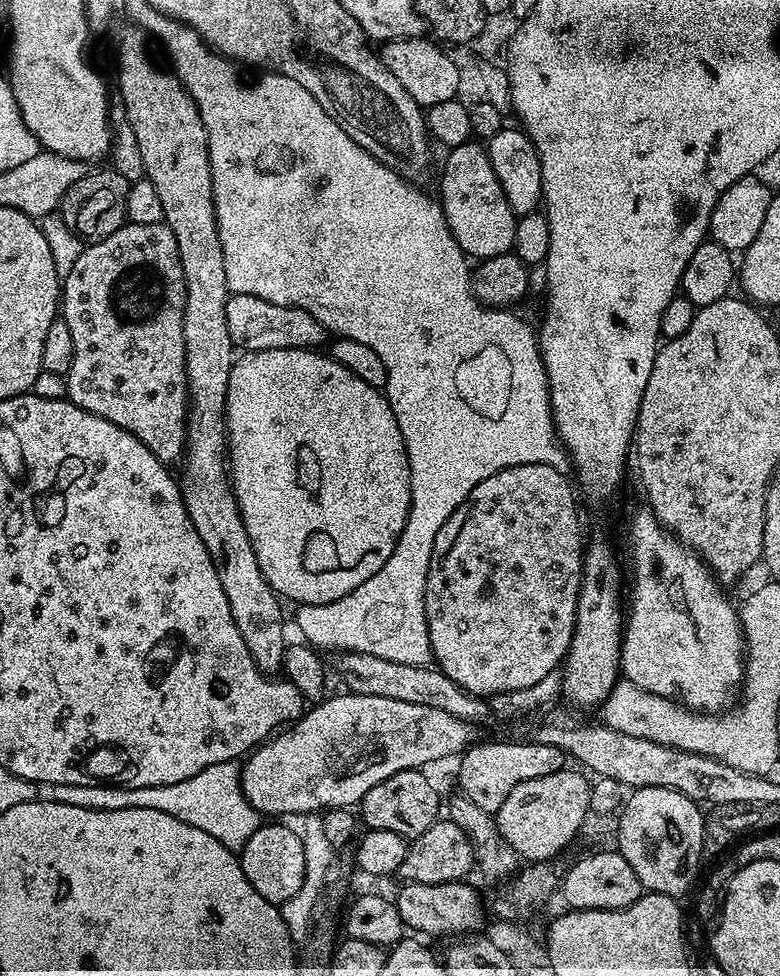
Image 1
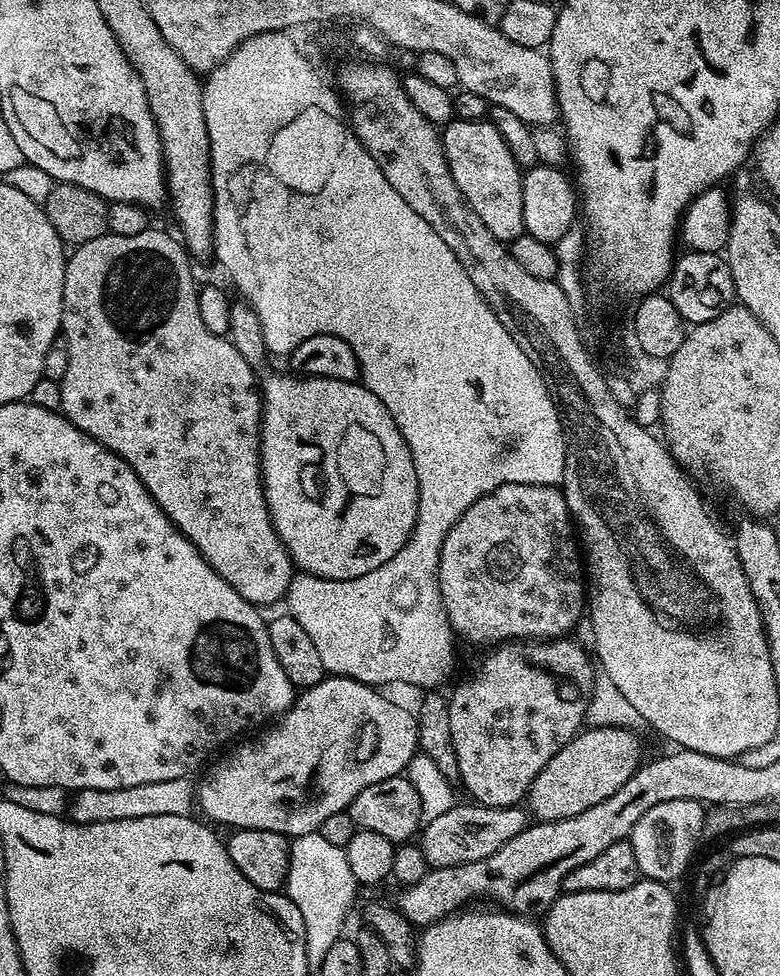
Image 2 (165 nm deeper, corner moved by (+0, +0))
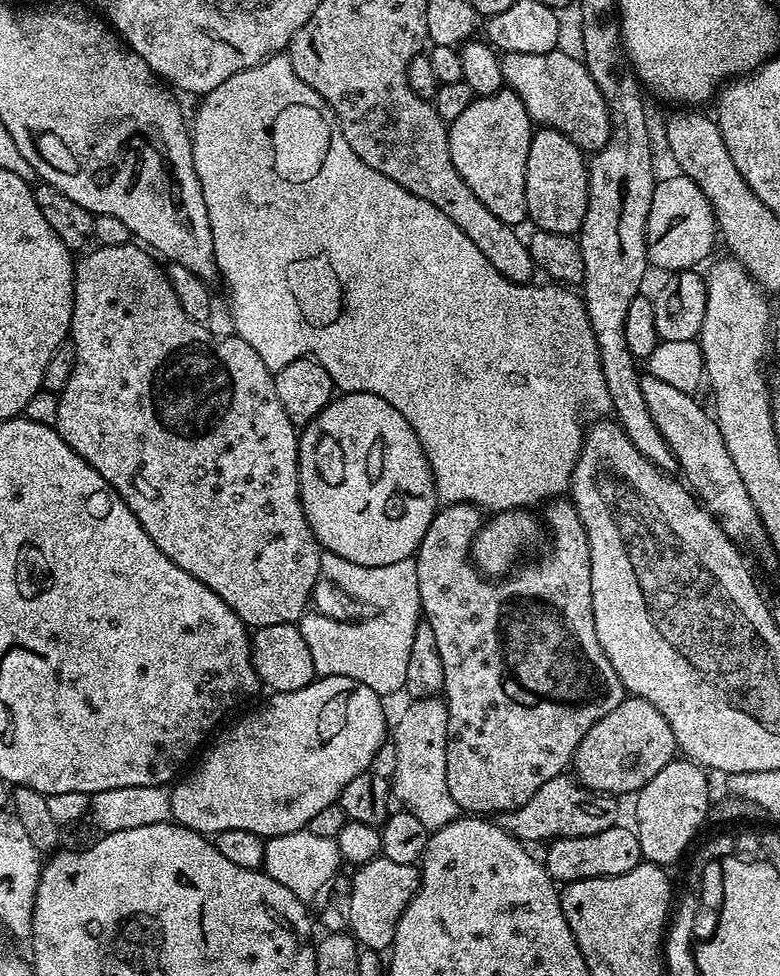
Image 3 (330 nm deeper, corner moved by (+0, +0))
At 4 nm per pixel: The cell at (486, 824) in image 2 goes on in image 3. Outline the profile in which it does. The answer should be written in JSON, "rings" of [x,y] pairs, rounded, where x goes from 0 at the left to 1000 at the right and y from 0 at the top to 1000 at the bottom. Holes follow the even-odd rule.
{"rings":[[[719,793],[705,797],[705,801],[695,801],[679,818],[669,826],[653,832],[640,833],[638,843],[649,849],[660,861],[681,863],[697,861],[706,863],[718,858],[741,859],[756,855],[772,855],[772,850],[791,847],[795,836],[795,824],[788,815],[777,811],[763,811],[750,803],[728,793]]]}

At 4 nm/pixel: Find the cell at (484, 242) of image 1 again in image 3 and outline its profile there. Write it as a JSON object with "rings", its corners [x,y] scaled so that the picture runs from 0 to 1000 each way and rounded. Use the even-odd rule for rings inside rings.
{"rings":[[[655,92],[606,101],[597,114],[574,127],[582,174],[592,178],[592,186],[608,195],[608,203],[613,203],[633,223],[644,223],[644,227],[658,232],[677,225],[674,162],[683,138],[685,128],[674,109],[669,109],[669,100]]]}

